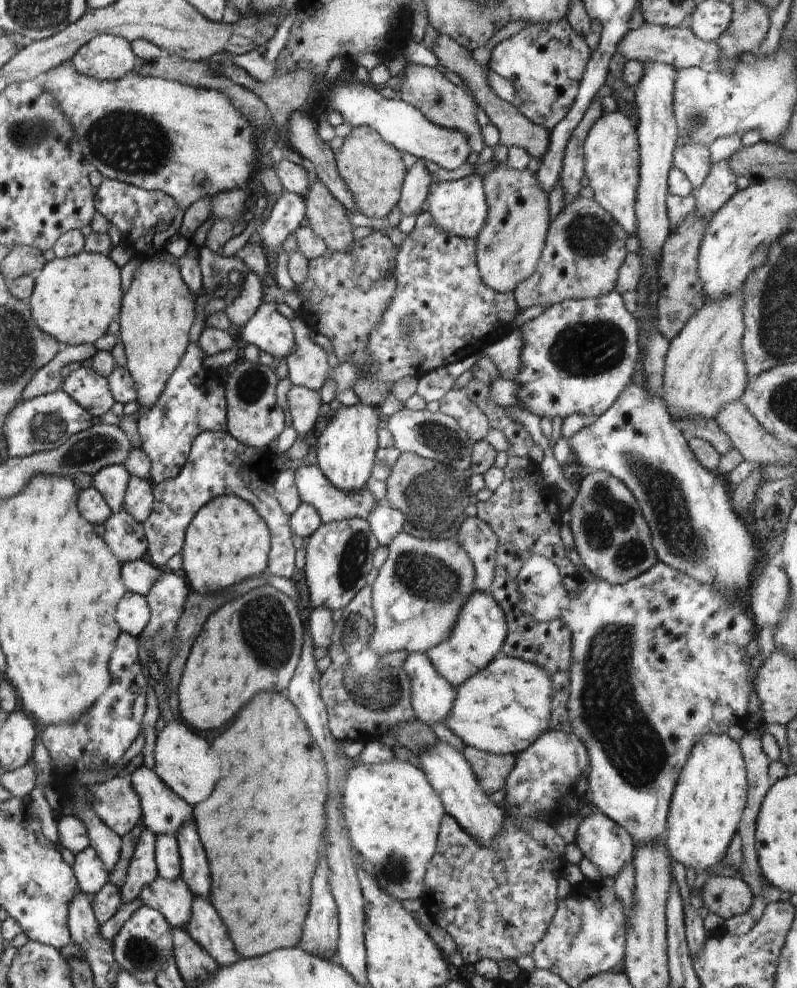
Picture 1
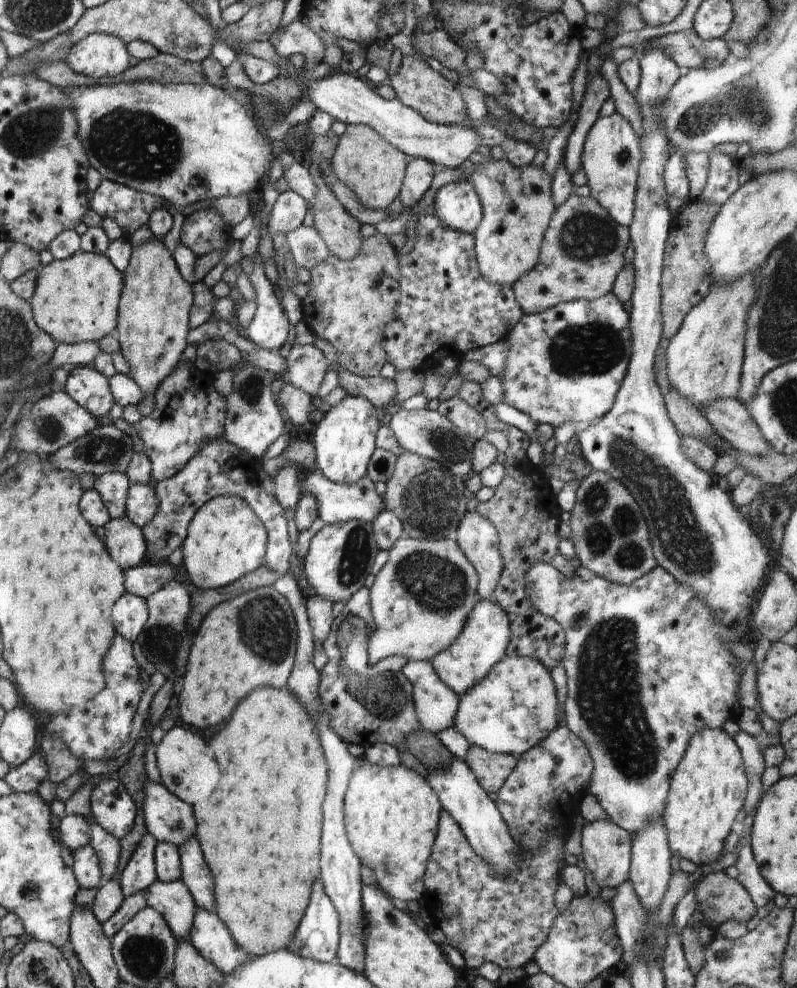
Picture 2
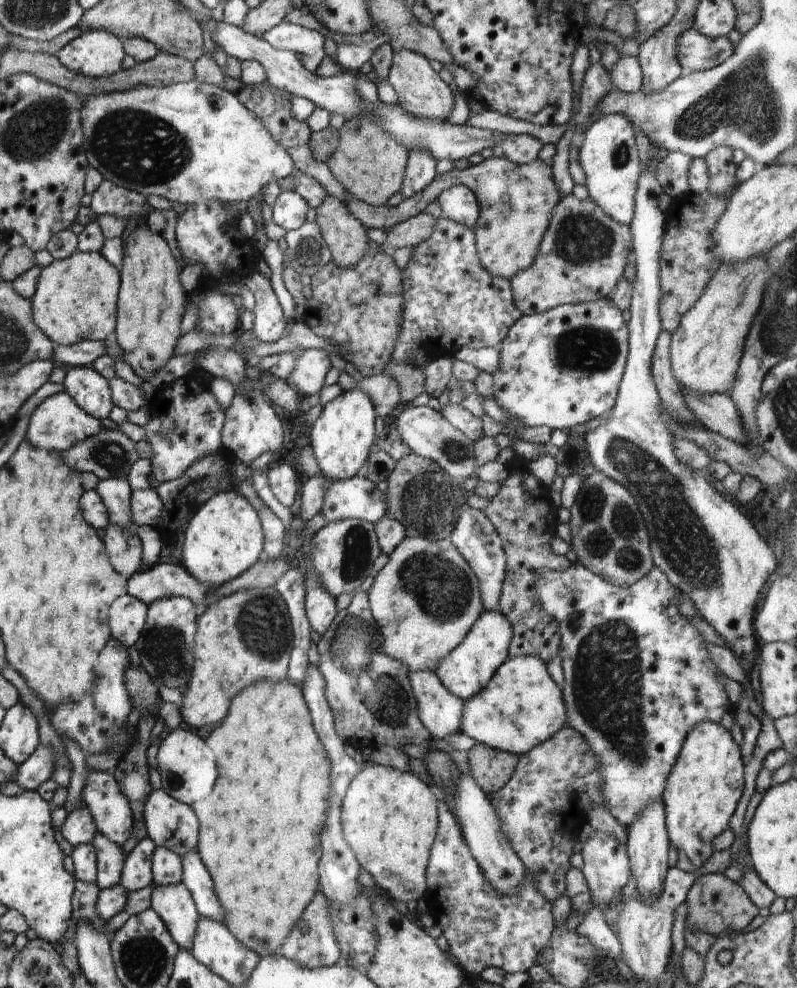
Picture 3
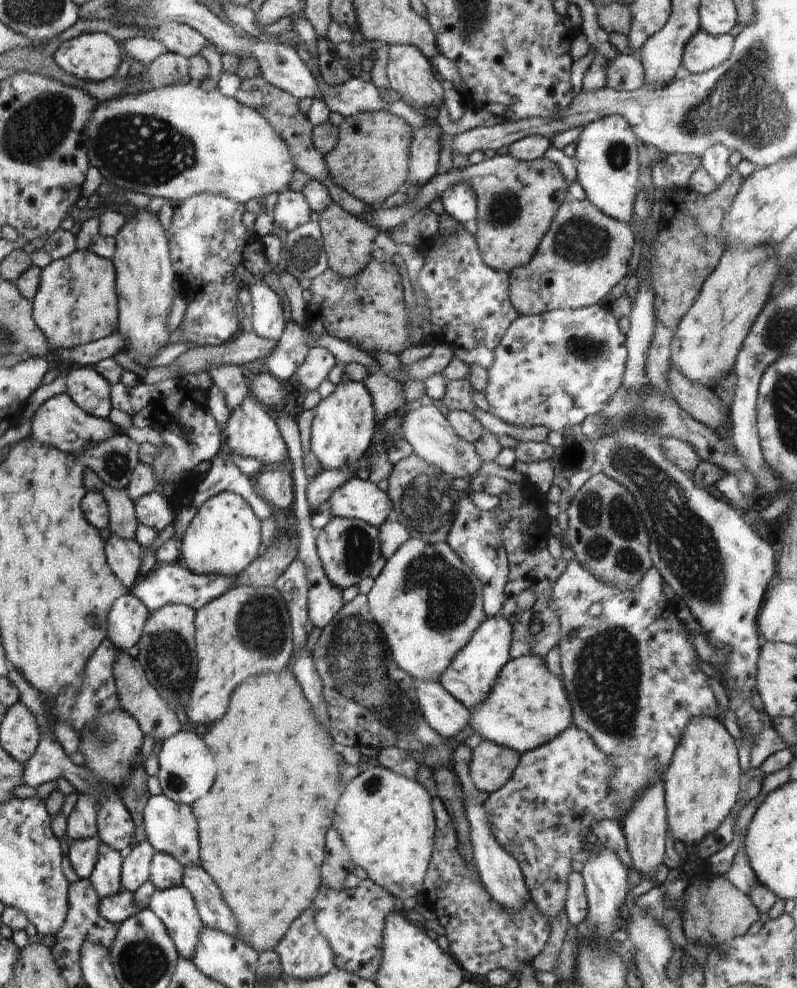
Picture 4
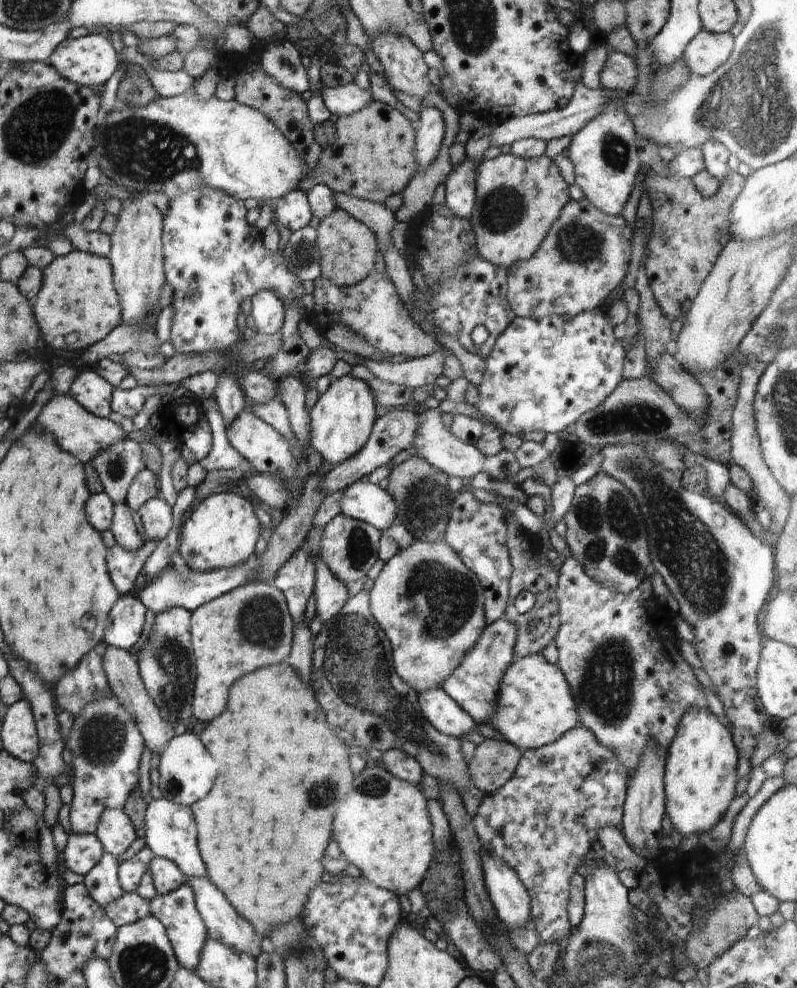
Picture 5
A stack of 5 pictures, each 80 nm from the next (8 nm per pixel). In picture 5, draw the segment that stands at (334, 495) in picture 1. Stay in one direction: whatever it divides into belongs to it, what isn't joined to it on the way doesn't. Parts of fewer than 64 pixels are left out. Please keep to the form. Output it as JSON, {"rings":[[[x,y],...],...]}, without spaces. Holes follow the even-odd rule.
{"rings":[[[358,480],[341,493],[338,501],[344,516],[366,522],[380,533],[397,522],[398,506],[394,498],[380,486]]]}

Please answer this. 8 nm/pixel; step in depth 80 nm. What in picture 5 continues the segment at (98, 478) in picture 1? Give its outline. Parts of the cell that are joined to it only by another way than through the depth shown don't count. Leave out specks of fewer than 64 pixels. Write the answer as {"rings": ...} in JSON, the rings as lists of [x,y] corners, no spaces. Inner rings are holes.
{"rings":[[[120,502],[113,508],[113,525],[109,529],[116,544],[129,550],[140,550],[145,541],[138,533],[133,520],[134,511],[126,502]]]}

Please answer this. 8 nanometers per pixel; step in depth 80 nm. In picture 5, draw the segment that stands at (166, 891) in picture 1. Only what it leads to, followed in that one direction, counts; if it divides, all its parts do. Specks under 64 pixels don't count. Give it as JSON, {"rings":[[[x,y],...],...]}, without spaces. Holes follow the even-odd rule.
{"rings":[[[184,883],[173,892],[168,892],[168,894],[164,895],[157,894],[157,896],[154,896],[149,901],[149,908],[151,915],[162,922],[179,966],[186,968],[186,970],[196,971],[196,966],[198,966],[198,962],[200,961],[200,954],[202,953],[208,932],[196,909],[192,888]]]}

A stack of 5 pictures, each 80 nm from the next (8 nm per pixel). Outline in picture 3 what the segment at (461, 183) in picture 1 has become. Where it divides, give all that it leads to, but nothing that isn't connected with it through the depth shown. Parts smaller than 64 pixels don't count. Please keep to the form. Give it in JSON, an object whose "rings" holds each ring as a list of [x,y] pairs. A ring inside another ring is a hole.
{"rings":[[[462,184],[454,185],[436,199],[443,216],[465,227],[473,228],[480,216],[478,199],[472,190]]]}

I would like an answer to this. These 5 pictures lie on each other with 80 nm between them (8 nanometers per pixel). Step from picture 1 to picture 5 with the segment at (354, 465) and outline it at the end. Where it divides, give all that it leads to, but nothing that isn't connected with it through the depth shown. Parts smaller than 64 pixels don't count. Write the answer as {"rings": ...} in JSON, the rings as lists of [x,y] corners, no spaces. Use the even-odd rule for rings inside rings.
{"rings":[[[350,375],[332,380],[330,388],[320,395],[310,414],[310,446],[330,466],[356,456],[368,442],[377,420],[375,398],[369,384]]]}

